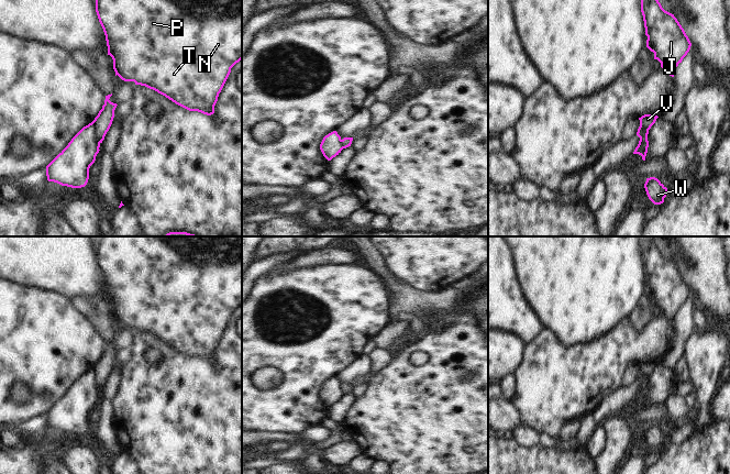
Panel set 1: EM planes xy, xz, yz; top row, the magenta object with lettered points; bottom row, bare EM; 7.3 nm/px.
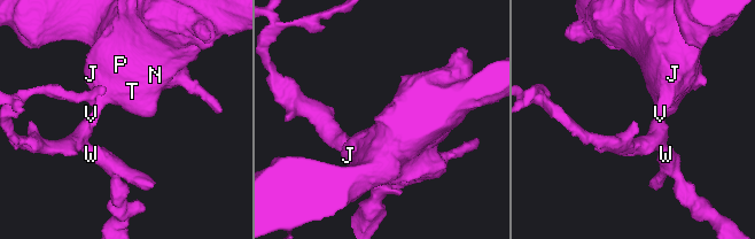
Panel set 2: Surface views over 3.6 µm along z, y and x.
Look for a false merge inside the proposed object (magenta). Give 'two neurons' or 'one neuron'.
two neurons

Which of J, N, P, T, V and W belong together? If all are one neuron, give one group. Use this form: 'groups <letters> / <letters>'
groups J N P T V / W

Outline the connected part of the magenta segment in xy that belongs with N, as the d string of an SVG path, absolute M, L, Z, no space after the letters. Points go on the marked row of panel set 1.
M96 0L96 12L106 35L108 55L113 59L115 76L153 89L189 111L207 115L214 113L219 93L231 68L242 59L242 0Z

